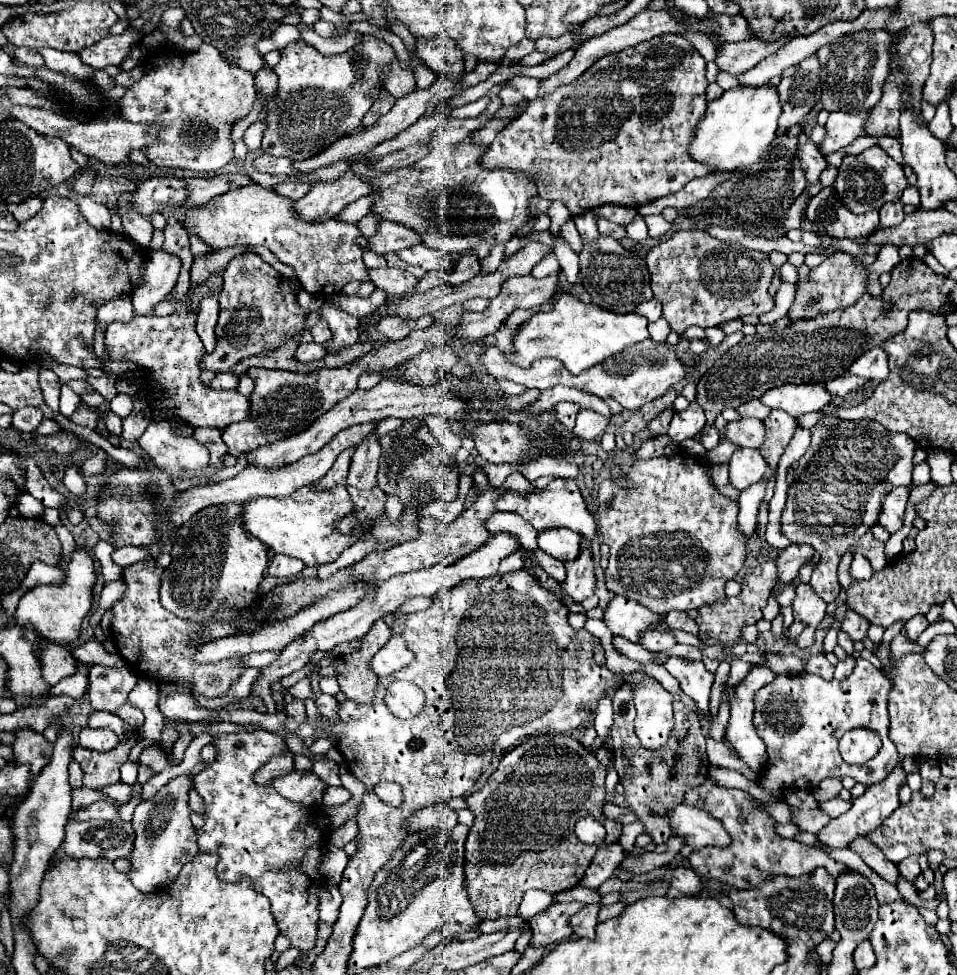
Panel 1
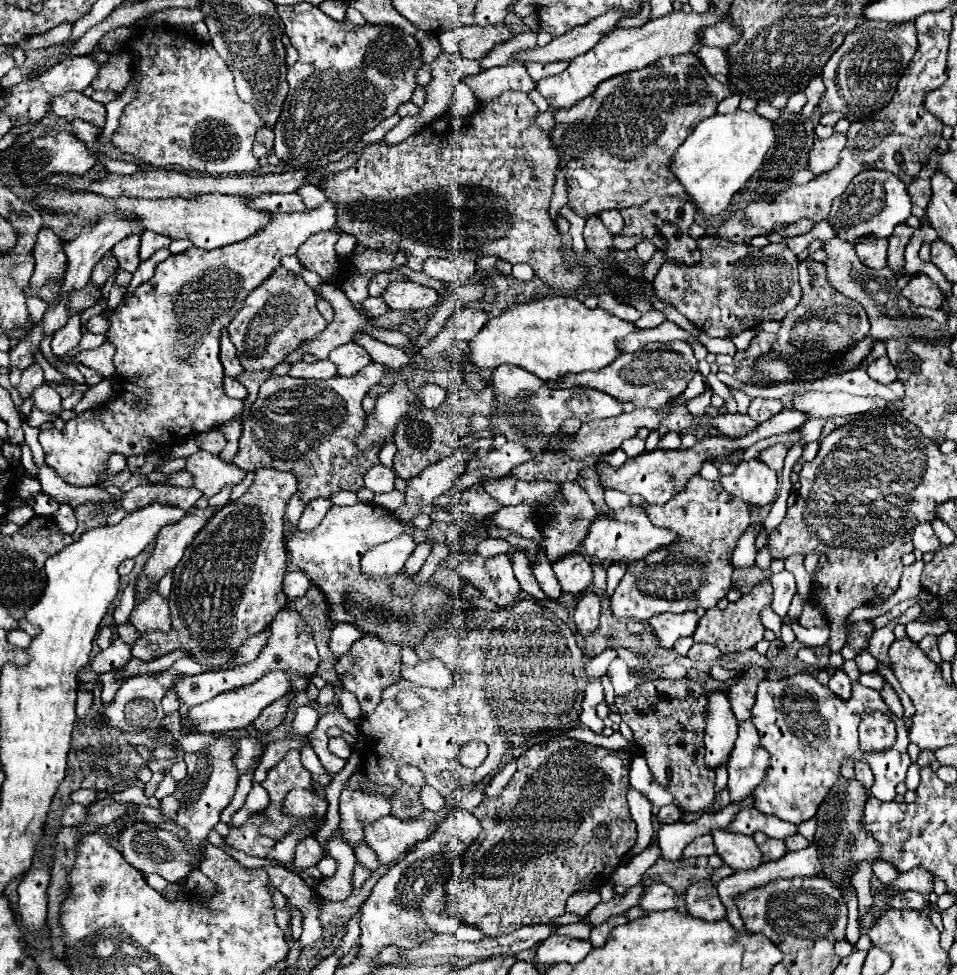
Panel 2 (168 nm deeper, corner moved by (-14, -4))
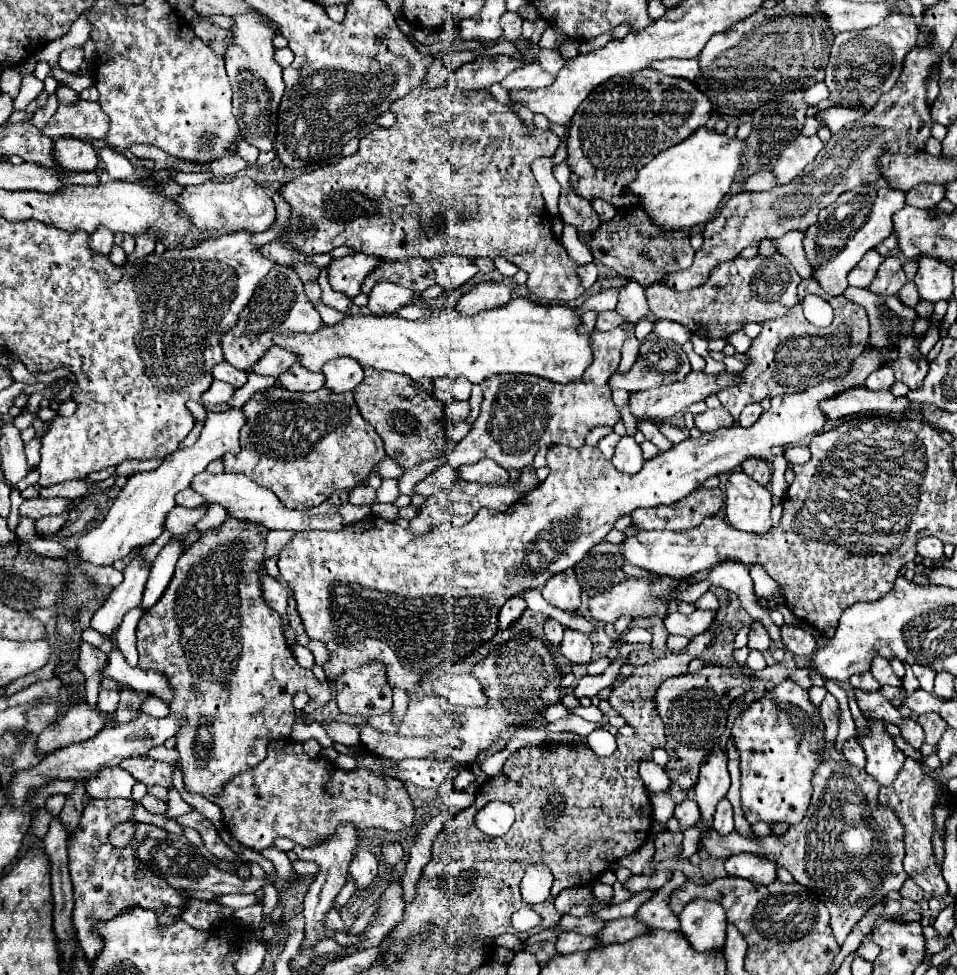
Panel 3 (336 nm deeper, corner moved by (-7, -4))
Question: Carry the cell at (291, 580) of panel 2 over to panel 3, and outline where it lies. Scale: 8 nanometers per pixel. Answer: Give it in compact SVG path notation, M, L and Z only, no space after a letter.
M265 575L263 577L263 597L279 615L285 615L287 599L289 599L289 587L283 581L279 581L271 575Z

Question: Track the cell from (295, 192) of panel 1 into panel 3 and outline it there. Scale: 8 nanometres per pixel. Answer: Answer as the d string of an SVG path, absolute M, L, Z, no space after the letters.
M235 177L231 181L205 181L203 185L189 185L179 195L183 197L183 209L191 213L195 225L223 225L223 229L233 231L251 231L259 233L269 229L275 223L275 203L265 193L261 185L251 181L249 177Z

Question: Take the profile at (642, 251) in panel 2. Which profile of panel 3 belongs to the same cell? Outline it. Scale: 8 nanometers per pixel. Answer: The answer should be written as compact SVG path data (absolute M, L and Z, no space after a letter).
M621 287L619 289L603 289L603 291L599 291L597 295L591 295L577 311L583 315L583 311L587 311L587 309L593 309L593 311L597 311L597 313L601 313L601 311L613 311L615 309L615 305L617 305L617 299L619 299L619 291L621 291Z

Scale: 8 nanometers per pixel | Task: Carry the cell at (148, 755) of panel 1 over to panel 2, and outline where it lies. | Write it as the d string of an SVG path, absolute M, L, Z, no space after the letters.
M166 769L166 771L164 771L164 781L162 781L162 783L160 783L160 787L156 789L154 797L160 801L162 797L168 797L174 789L176 789L176 783L172 781L172 777L170 777L170 773L168 773L168 769Z

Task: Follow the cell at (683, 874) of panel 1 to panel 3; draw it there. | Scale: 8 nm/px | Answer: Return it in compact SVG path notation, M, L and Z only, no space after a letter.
M707 899L689 901L681 915L681 931L697 951L721 949L725 943L725 913L723 907Z

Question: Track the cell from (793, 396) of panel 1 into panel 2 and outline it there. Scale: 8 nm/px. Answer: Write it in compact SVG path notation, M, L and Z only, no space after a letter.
M806 393L794 397L792 405L810 417L850 417L872 411L878 403L872 397L856 397L850 393Z

